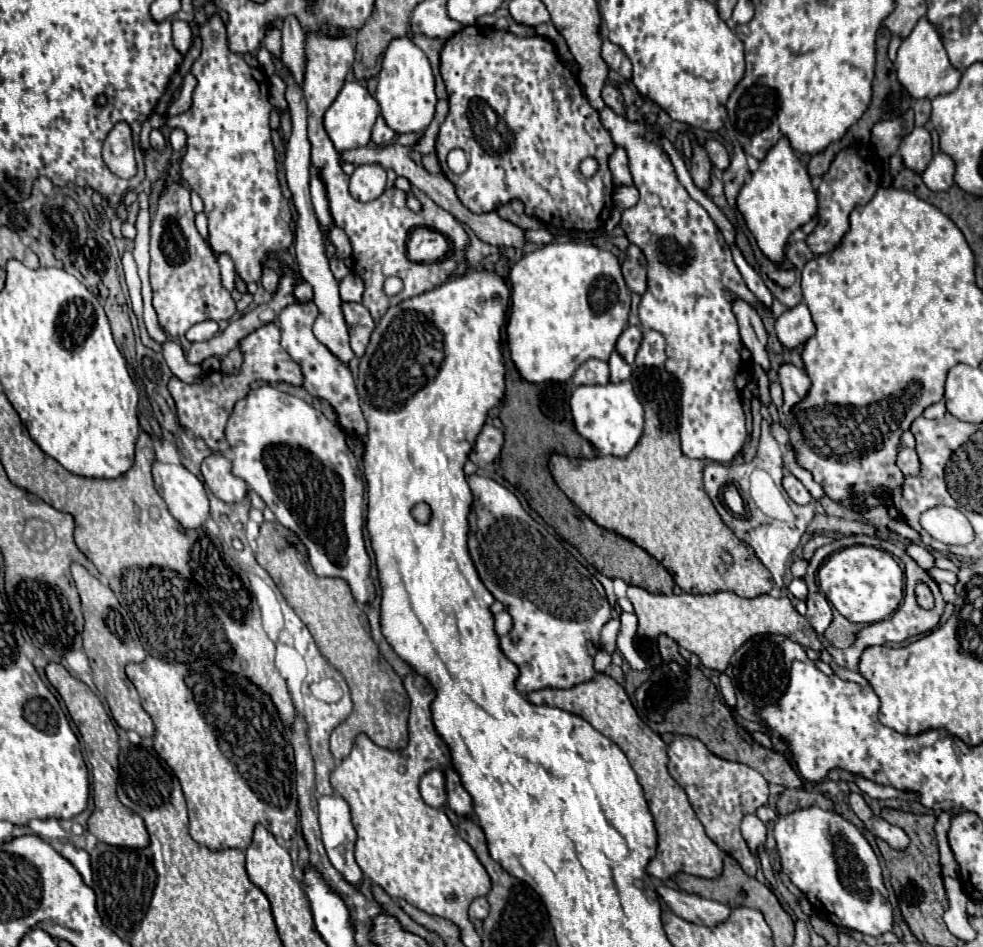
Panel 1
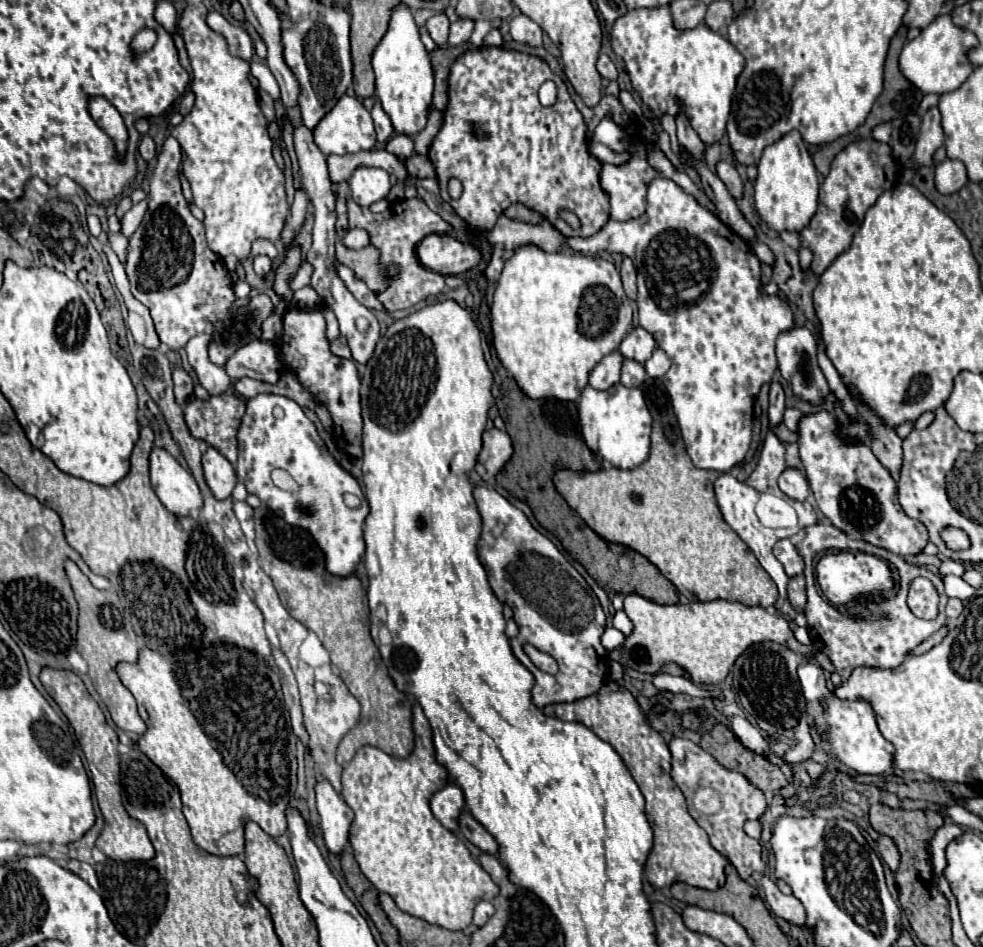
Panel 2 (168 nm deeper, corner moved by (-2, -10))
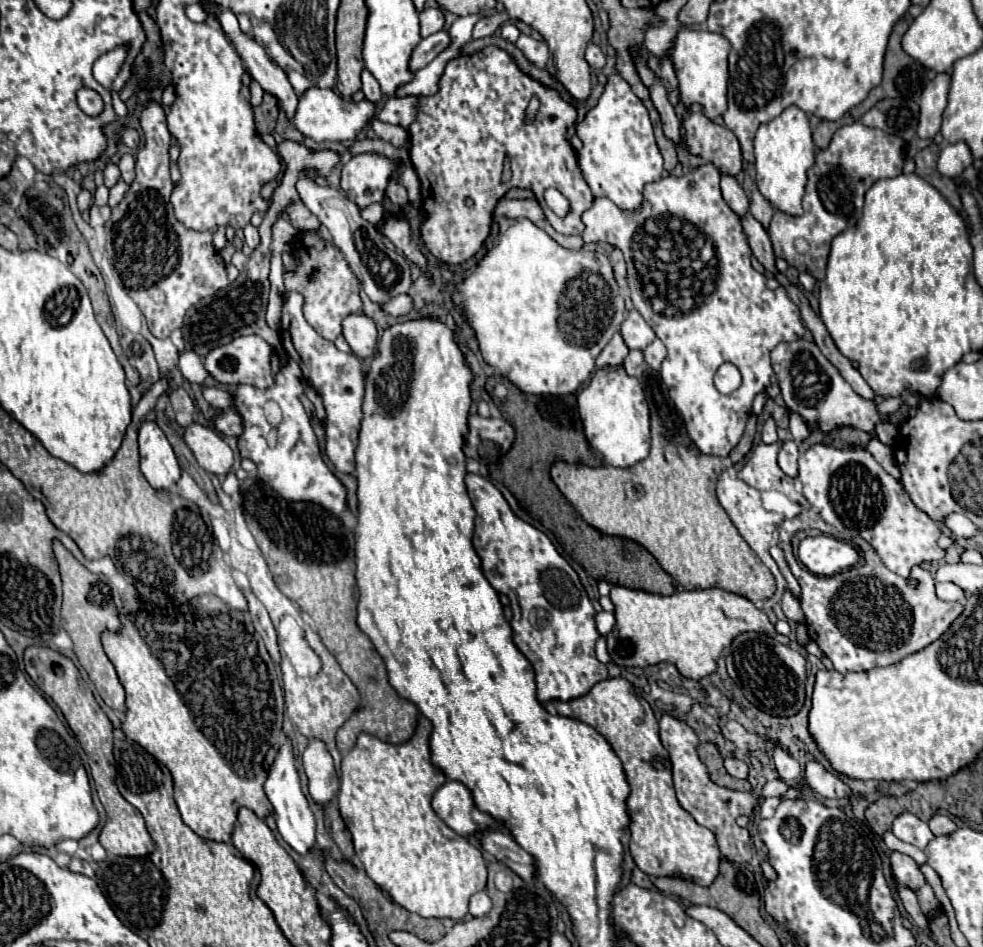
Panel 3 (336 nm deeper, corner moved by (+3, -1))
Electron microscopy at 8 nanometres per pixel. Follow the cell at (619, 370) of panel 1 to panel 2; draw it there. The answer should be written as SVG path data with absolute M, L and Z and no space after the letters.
M623 358L623 366L621 366L621 384L627 388L633 386L641 386L645 380L645 368L635 362L635 360L627 360Z

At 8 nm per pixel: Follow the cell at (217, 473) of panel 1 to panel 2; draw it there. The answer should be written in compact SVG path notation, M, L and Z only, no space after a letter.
M209 448L203 454L203 472L205 472L207 486L211 488L217 500L231 498L237 484L237 476L235 476L233 466L221 452L217 452L215 448Z

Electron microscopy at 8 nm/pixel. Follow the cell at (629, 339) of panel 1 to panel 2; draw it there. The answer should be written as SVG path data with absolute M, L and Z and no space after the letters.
M635 328L633 332L629 332L625 336L625 340L621 342L619 346L619 352L625 356L625 358L631 358L639 364L643 364L645 360L651 358L653 354L653 348L655 348L655 340L649 332L645 332L643 328Z

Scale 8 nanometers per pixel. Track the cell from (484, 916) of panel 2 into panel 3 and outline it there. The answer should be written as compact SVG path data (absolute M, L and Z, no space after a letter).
M480 891L480 893L476 893L476 895L470 897L470 915L472 915L472 917L482 917L482 915L486 915L490 909L492 909L492 901L490 901L490 897L486 895L486 891Z

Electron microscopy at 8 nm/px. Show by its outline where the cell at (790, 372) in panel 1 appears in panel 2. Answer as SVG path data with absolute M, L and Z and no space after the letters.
M825 410L803 414L797 424L797 434L799 454L813 498L833 526L847 532L853 540L865 540L903 556L917 554L925 548L929 542L927 528L903 512L897 500L897 482L875 460L867 444L839 444L835 440L835 418Z

